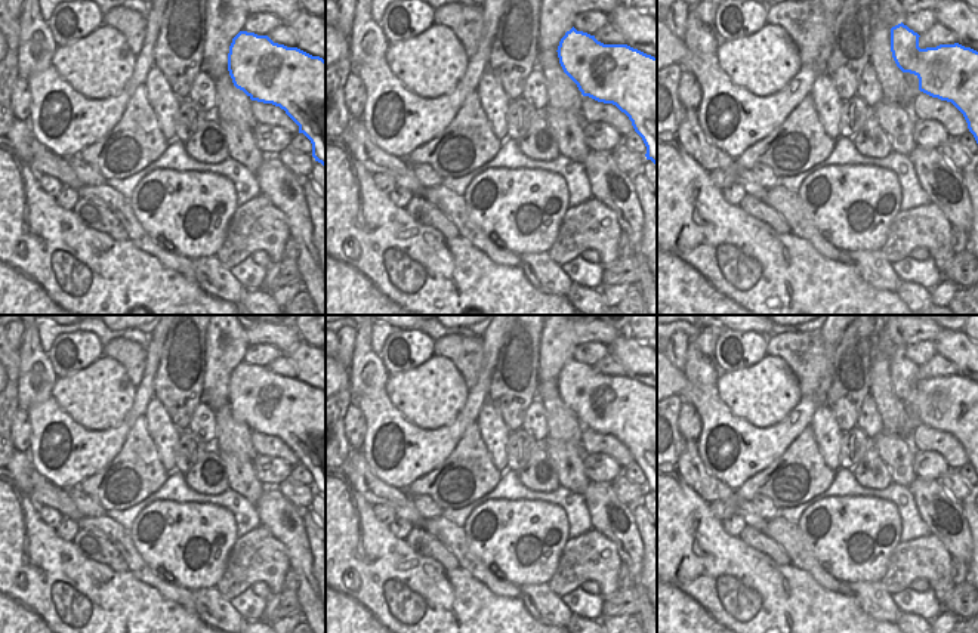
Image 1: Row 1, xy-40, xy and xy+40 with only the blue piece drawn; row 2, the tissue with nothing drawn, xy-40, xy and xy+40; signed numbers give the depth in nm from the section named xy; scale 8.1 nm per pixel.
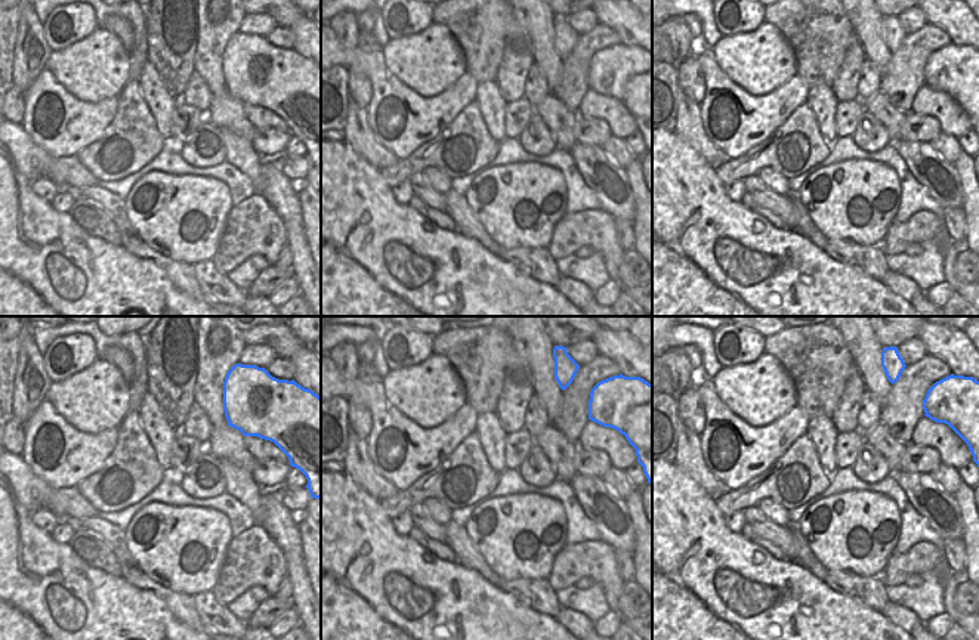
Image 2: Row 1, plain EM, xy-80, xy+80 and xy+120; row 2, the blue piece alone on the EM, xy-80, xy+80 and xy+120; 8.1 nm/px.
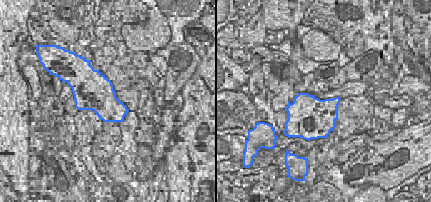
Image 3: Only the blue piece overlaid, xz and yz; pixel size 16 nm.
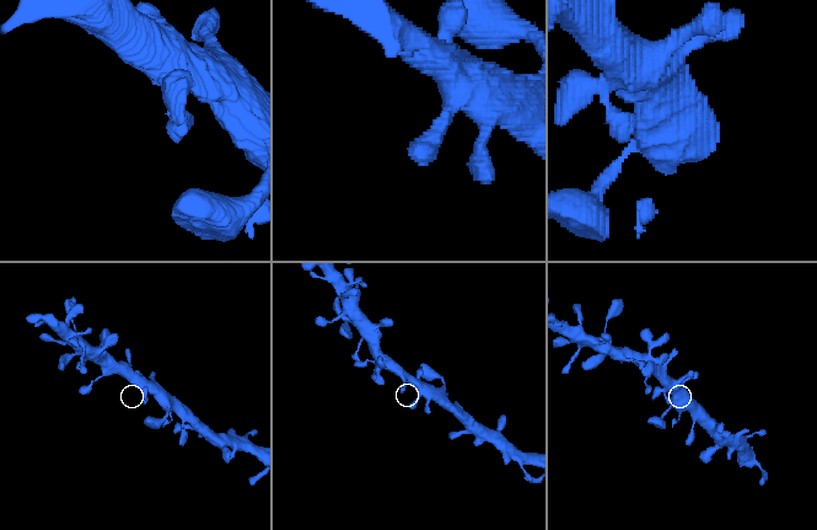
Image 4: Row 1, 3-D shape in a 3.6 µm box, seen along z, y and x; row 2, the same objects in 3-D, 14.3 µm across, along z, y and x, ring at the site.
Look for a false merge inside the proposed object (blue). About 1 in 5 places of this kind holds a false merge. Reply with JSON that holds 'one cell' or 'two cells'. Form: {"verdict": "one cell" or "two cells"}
{"verdict": "one cell"}

